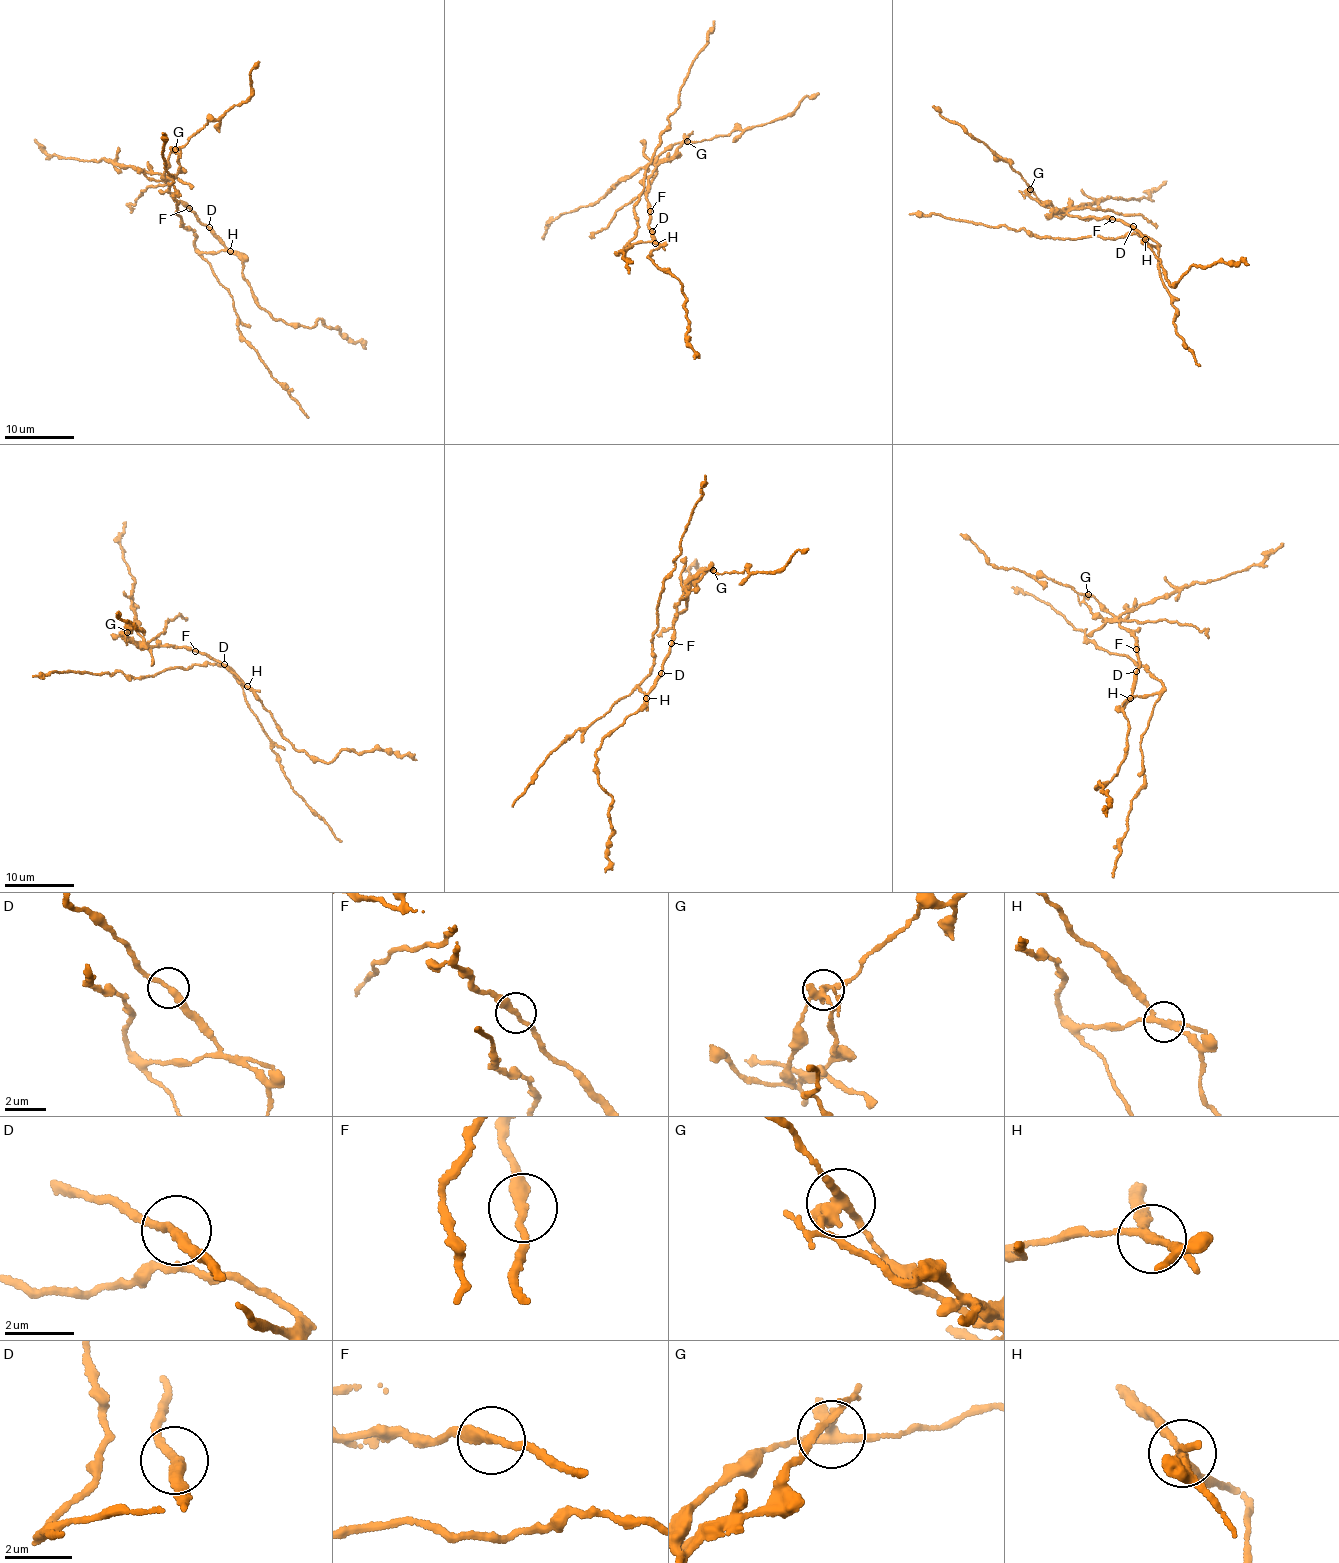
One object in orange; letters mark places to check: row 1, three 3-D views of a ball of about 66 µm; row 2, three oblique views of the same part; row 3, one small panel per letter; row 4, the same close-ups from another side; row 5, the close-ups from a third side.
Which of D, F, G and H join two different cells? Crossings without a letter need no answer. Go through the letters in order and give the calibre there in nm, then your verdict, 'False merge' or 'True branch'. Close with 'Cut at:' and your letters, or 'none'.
D: Thickness 280 nm. True branch
F: Thickness 260 nm. True branch
G: Thickness 280 nm. False merge
H: Thickness 200 nm. False merge
Cut at: G, H

